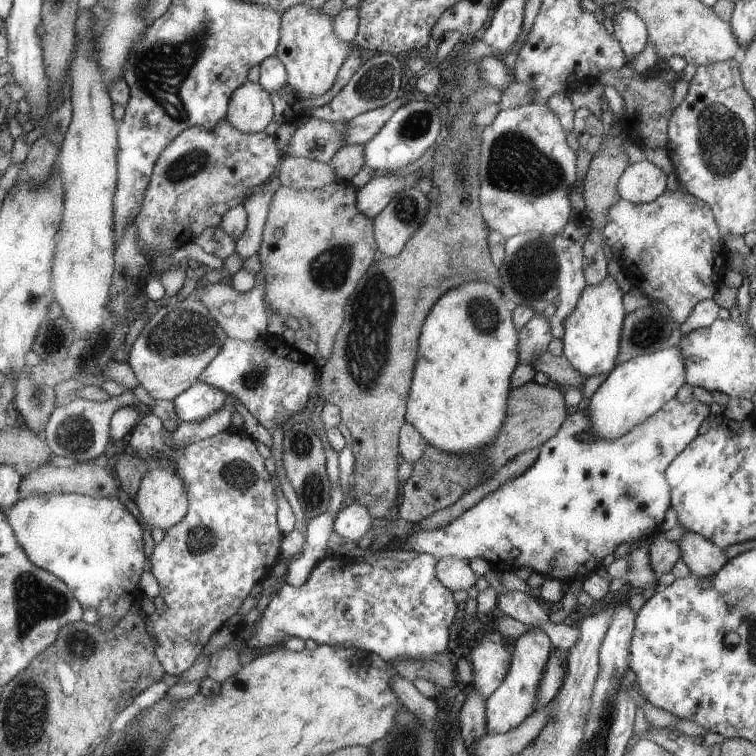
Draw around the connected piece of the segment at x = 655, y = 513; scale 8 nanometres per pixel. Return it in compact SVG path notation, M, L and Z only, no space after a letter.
M674 398L620 439L585 441L583 436L590 426L589 410L586 406L573 409L566 416L561 430L542 445L536 462L524 474L510 479L487 494L448 526L396 539L389 546L395 550L410 550L413 555L428 553L438 559L462 557L470 560L484 557L492 567L506 573L528 567L546 578L552 577L564 582L586 578L612 557L618 545L648 536L652 532L658 534L660 526L664 524L664 514L670 508L670 487L664 472L697 438L698 430L704 428L709 415L708 404L695 398L688 403Z

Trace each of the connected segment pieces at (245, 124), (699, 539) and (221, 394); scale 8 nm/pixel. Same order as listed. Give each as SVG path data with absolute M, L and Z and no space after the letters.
M258 81L241 84L229 100L226 119L245 133L264 131L275 115L270 95Z
M686 531L679 540L682 560L690 568L691 574L702 578L714 576L728 560L724 549L701 534Z
M200 381L193 382L173 401L181 421L200 420L209 417L225 405L227 393Z

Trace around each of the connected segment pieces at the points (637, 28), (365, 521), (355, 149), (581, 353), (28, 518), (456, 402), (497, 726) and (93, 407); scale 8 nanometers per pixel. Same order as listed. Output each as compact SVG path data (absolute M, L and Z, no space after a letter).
M632 9L617 10L613 17L614 37L621 41L625 59L631 63L647 48L649 34L646 23Z
M350 500L338 511L333 522L333 530L344 538L356 541L364 536L373 523L374 520L370 517L369 510Z
M344 145L327 162L335 170L336 182L346 183L352 180L360 170L365 161L364 145Z
M608 273L601 283L586 286L574 312L565 320L565 332L561 338L563 355L586 378L607 372L610 374L618 365L617 356L626 315L624 293L618 285L620 280L620 276Z
M76 493L35 495L18 500L13 505L1 509L8 517L9 525L17 535L19 545L29 555L29 559L40 568L54 573L76 592L84 609L94 607L99 616L114 616L119 620L128 612L136 610L144 598L139 580L144 572L144 538L142 527L136 518L124 508L118 497L96 498Z
M466 281L446 291L433 304L422 327L406 416L409 423L422 433L428 445L444 452L462 456L464 453L483 451L505 422L505 408L511 389L510 375L519 364L520 334L513 321L512 307L503 294L490 281Z
M530 626L529 631L524 632L523 635L520 635L517 639L513 640L513 643L511 645L513 660L511 662L511 667L509 668L509 674L506 675L505 680L503 681L501 686L497 688L497 691L493 692L493 694L485 700L485 715L488 717L486 719L486 726L488 732L494 734L508 732L509 730L516 728L520 723L523 722L524 719L528 718L530 713L534 712L535 709L533 708L533 706L537 703L537 696L539 695L539 684L541 683L542 675L544 675L545 672L545 664L549 659L548 654L550 654L550 639L550 636L548 636L547 632L544 629L541 629L540 627Z
M133 390L112 396L106 402L78 397L69 404L56 408L45 426L44 439L55 456L72 458L76 463L94 462L94 458L98 458L106 450L108 442L111 442L108 430L110 430L112 414L121 407L136 405L137 402L139 399Z

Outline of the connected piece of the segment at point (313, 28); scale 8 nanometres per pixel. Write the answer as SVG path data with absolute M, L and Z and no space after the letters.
M308 2L294 5L283 11L280 46L278 46L275 54L278 55L278 58L280 58L282 64L284 64L287 74L286 82L293 88L294 92L296 92L298 99L304 97L308 99L327 92L332 84L334 84L334 79L342 63L350 56L351 51L355 50L352 43L347 43L335 35L334 28L335 20L328 13L323 13L320 9L310 7Z

